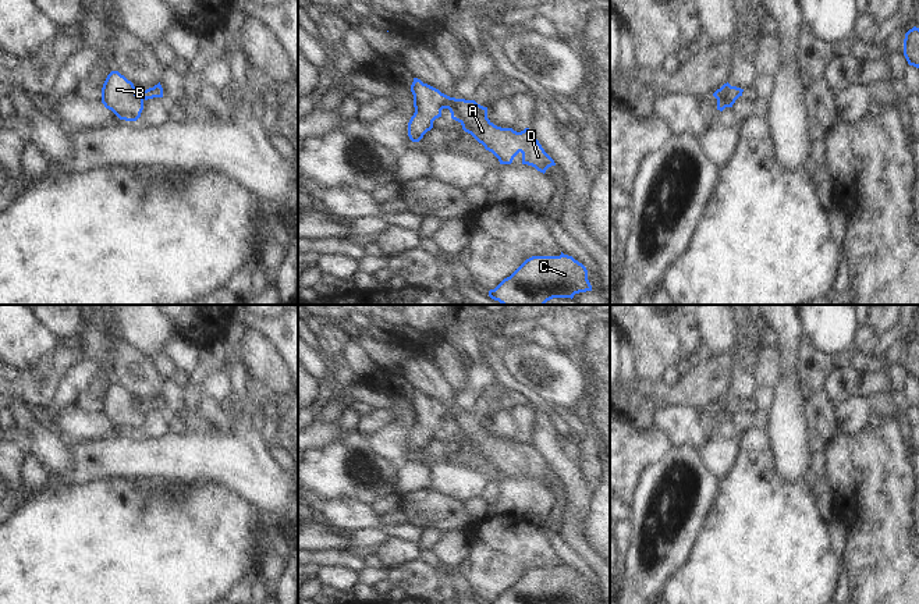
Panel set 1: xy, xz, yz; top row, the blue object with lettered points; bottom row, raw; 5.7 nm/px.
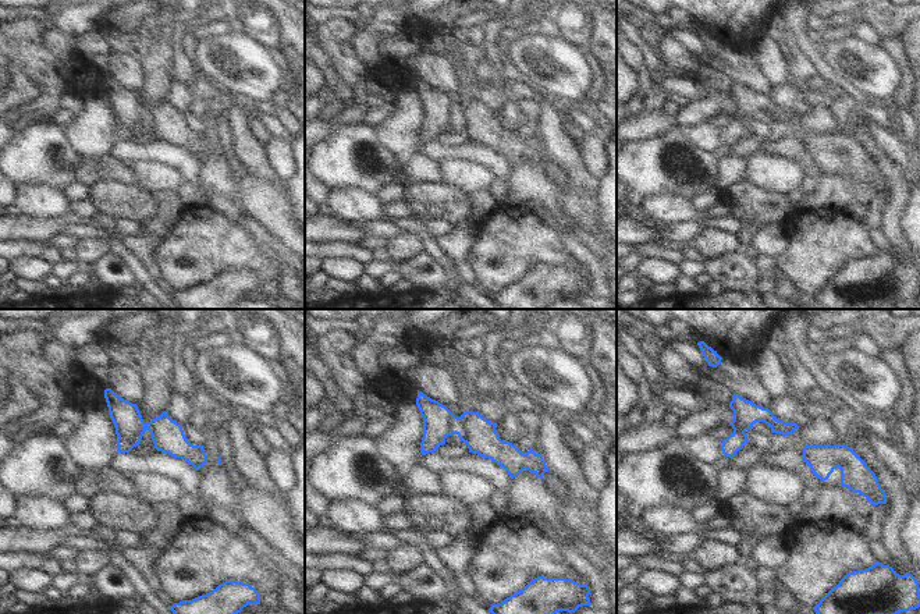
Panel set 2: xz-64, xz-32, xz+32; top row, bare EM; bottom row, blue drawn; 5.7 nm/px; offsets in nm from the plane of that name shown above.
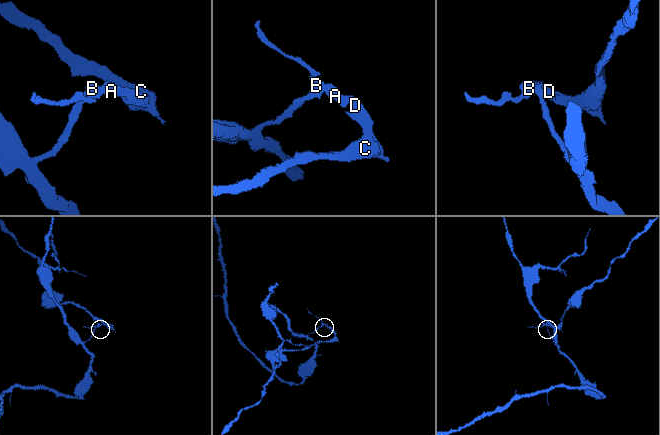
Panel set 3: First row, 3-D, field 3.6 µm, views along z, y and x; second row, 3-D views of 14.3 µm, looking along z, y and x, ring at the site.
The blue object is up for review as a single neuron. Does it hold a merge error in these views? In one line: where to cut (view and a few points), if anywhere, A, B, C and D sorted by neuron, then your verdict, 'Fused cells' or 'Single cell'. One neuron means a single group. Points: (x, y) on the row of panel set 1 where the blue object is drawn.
Split along xz (456, 99), (450, 110). Groups: A C D / B. Fused cells.

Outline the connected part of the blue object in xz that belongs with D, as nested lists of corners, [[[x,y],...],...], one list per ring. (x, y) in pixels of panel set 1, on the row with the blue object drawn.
[[[455,99],[450,113],[451,118],[458,121],[465,132],[471,134],[498,159],[500,164],[511,164],[521,152],[522,164],[532,166],[543,174],[549,167],[556,166],[529,128],[517,132],[512,128],[494,125],[487,118],[487,107],[475,100]]]

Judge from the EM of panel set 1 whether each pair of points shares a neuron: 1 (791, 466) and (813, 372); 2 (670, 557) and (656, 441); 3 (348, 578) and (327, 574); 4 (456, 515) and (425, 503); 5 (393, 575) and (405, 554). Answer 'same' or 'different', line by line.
1: different
2: different
3: same
4: same
5: different

